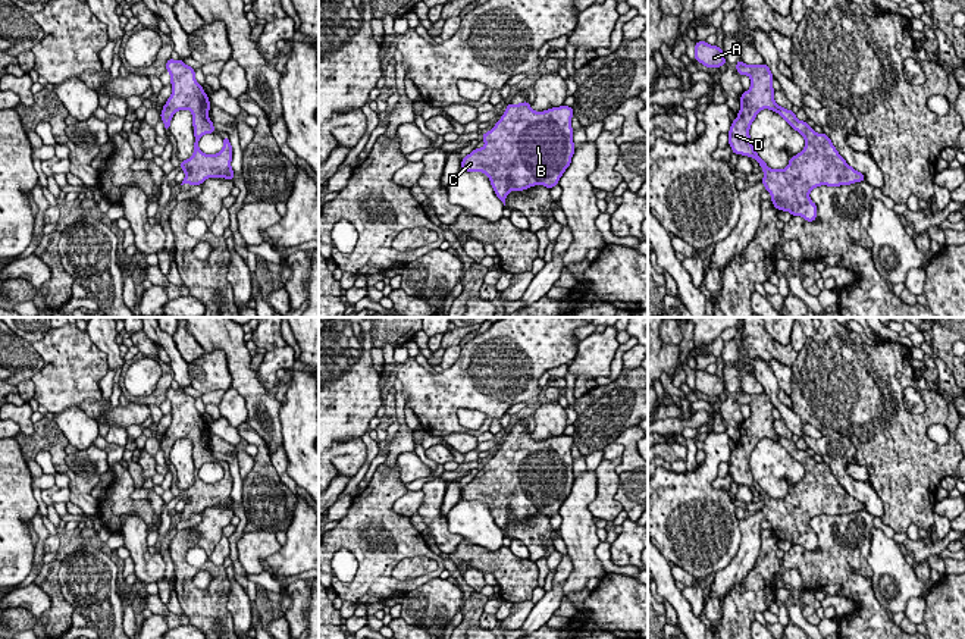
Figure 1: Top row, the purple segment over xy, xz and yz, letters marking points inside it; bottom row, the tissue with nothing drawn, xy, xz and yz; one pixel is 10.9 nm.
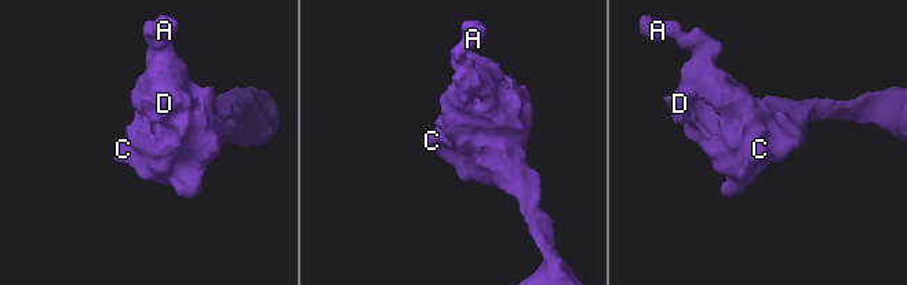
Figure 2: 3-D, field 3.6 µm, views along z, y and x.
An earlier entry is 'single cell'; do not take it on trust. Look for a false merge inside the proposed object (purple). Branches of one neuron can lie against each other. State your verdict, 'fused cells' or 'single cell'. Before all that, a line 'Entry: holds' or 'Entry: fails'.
Entry: holds
single cell

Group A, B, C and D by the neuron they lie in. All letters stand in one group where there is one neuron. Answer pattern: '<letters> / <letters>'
A B C D

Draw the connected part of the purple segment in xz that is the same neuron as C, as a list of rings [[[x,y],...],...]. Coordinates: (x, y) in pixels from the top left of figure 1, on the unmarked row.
[[[527,429],[510,432],[495,455],[482,463],[485,474],[461,489],[461,498],[483,501],[504,535],[510,520],[535,514],[551,519],[574,483],[573,444],[564,433],[535,441]]]

